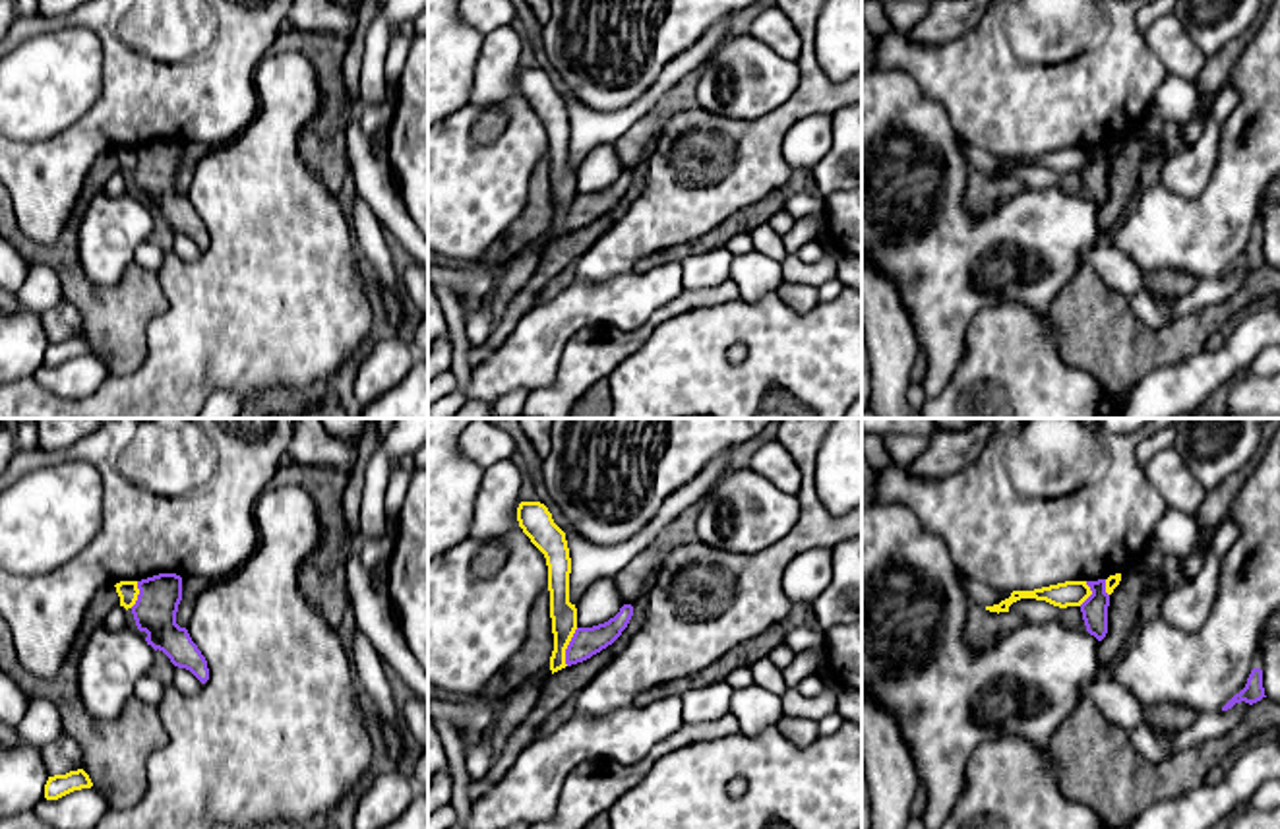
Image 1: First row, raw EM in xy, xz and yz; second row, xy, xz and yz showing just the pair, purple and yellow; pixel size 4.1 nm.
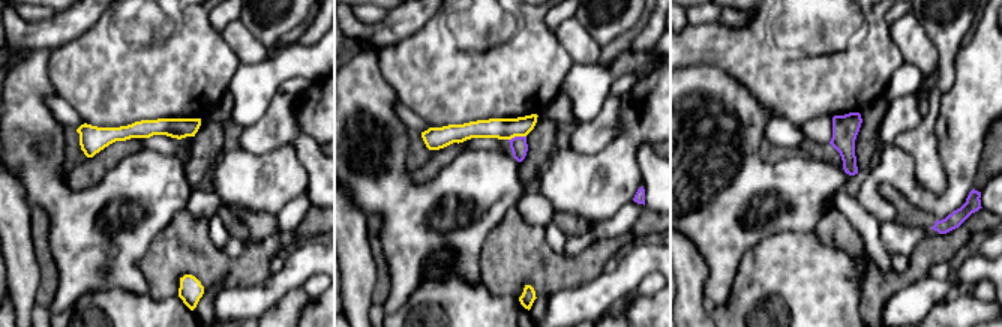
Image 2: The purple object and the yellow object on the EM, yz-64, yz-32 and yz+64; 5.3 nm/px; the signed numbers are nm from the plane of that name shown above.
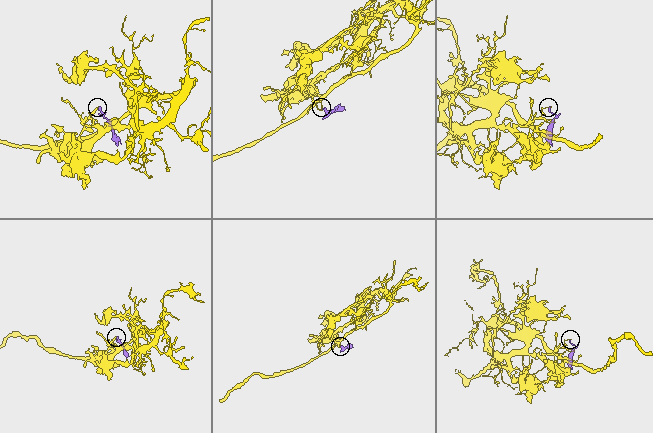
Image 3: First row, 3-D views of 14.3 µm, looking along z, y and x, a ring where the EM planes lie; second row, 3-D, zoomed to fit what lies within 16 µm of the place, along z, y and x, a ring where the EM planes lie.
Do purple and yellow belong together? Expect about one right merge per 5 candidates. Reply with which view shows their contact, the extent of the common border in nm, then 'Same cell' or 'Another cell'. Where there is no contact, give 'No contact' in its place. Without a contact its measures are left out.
Touches purple in xz. Shared border 170 nm. Another cell

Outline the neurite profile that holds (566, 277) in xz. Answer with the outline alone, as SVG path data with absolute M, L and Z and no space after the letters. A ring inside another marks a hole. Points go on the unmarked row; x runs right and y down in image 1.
M569 265L560 275L556 275L552 281L546 283L546 287L542 289L542 296L554 298L562 291L565 291L573 281L575 281L575 265Z

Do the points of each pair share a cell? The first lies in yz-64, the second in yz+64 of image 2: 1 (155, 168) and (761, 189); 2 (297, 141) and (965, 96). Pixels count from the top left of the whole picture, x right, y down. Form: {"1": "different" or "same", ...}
{"1": "same", "2": "different"}

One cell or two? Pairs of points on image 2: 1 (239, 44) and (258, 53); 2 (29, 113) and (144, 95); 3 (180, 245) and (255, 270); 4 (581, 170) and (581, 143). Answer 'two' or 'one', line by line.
1: one
2: two
3: one
4: two

